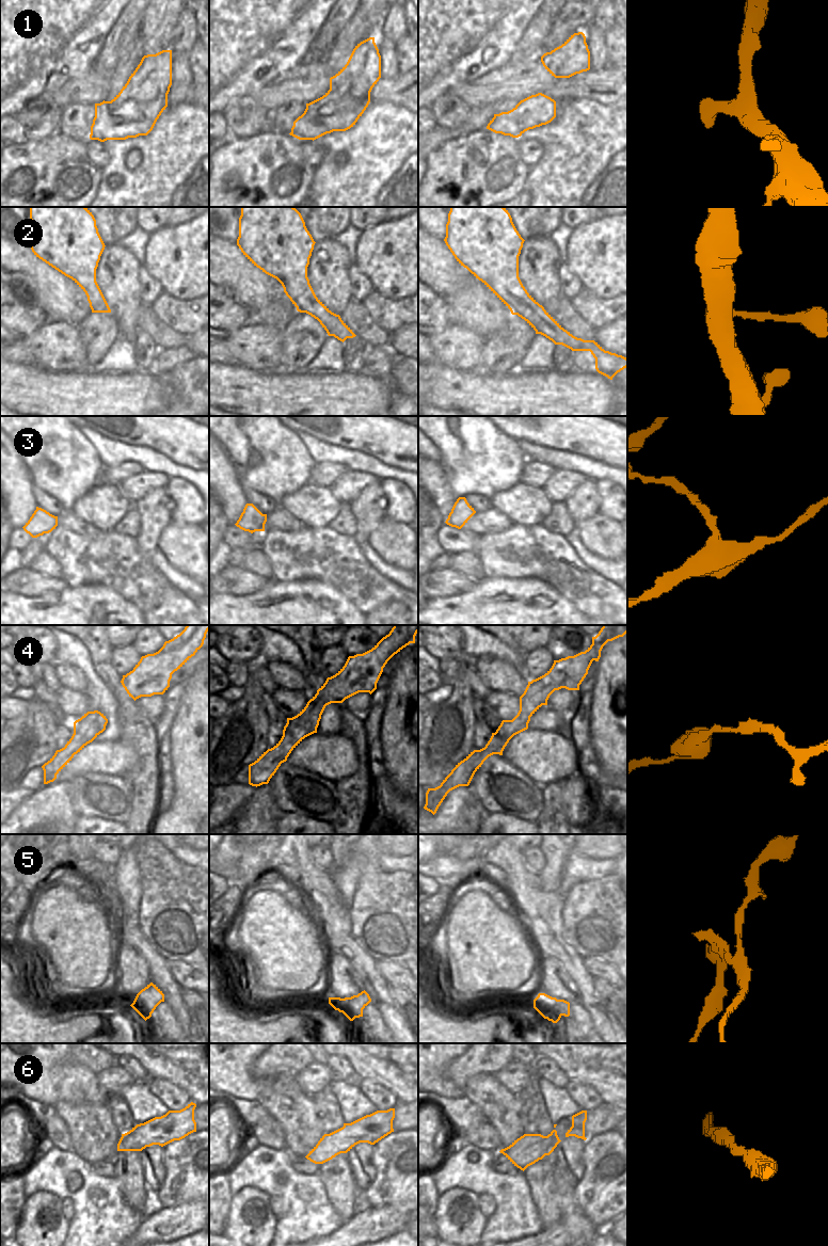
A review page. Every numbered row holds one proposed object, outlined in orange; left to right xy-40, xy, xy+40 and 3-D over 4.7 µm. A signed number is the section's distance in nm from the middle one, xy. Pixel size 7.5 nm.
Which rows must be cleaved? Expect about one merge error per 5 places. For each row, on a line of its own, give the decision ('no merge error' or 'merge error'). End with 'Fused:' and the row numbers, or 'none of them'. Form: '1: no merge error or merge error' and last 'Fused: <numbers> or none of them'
1: no merge error
2: no merge error
3: merge error
4: no merge error
5: merge error
6: no merge error
Fused: 3, 5

